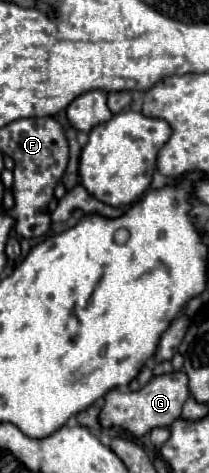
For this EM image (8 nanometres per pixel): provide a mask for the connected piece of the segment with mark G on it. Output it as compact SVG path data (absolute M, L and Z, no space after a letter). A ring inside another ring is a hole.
M185 372L155 376L147 386L143 386L137 392L125 392L125 394L119 390L107 392L101 414L99 414L99 422L103 428L117 426L117 428L125 428L133 436L143 436L151 432L153 428L171 426L181 416L181 406L187 396L189 396L189 388L187 388Z

